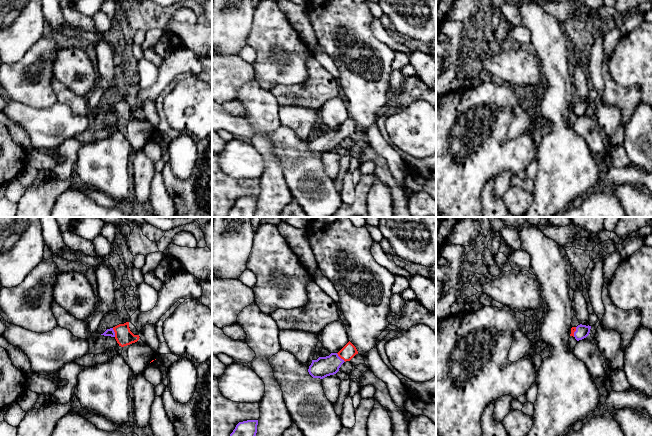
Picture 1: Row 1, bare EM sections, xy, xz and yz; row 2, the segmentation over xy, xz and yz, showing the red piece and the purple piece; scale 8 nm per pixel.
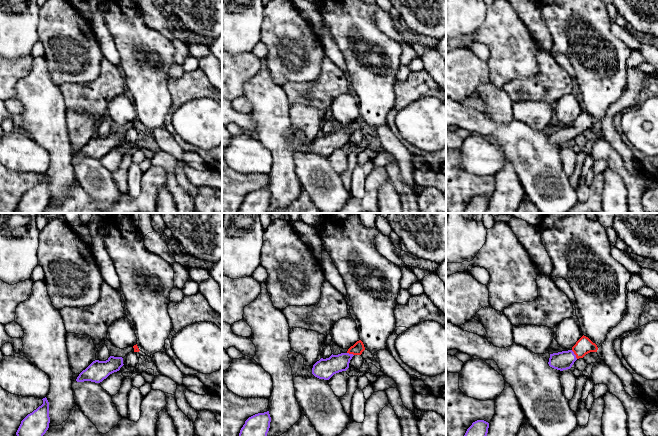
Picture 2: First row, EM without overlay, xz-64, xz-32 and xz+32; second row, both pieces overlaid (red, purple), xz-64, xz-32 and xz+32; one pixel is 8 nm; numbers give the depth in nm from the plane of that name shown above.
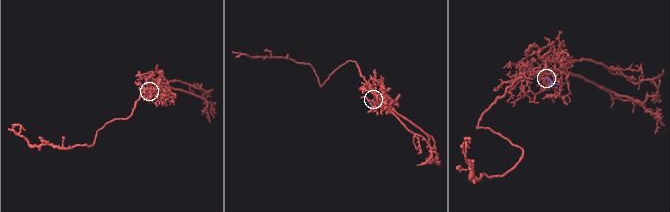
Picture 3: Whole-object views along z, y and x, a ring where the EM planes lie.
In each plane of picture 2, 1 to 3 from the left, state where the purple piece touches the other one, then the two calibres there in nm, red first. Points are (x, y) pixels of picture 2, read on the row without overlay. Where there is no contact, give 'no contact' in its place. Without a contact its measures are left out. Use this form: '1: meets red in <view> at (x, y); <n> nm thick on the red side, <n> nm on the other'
1: no contact
2: meets red in xz-32 at (350, 129); 90 nm thick on the red side, 160 nm on the other
3: meets red in xz+32 at (574, 129); 140 nm thick on the red side, 150 nm on the other

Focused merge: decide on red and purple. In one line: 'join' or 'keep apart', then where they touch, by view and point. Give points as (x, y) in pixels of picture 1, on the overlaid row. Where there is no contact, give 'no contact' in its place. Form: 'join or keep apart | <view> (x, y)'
join | xz (341, 358)

